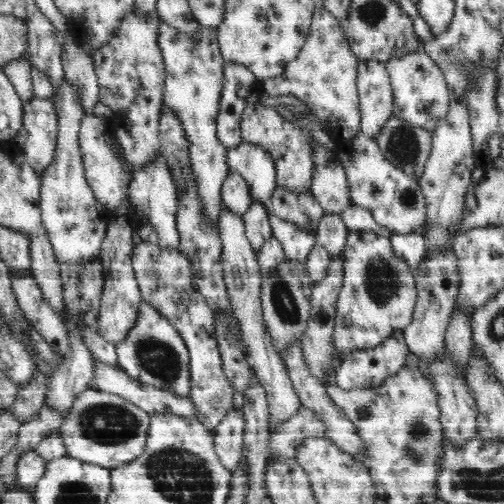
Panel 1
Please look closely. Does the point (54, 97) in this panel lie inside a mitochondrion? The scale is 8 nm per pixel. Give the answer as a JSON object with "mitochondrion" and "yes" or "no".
{"mitochondrion":"no"}

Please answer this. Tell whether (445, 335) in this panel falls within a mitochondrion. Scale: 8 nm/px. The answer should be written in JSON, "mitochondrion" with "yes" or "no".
{"mitochondrion":"no"}

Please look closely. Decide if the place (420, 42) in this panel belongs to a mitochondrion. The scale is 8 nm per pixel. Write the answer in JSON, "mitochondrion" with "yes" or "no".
{"mitochondrion":"no"}

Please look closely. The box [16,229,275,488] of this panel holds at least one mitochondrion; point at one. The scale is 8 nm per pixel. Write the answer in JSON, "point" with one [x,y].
{"point":[104,424]}

